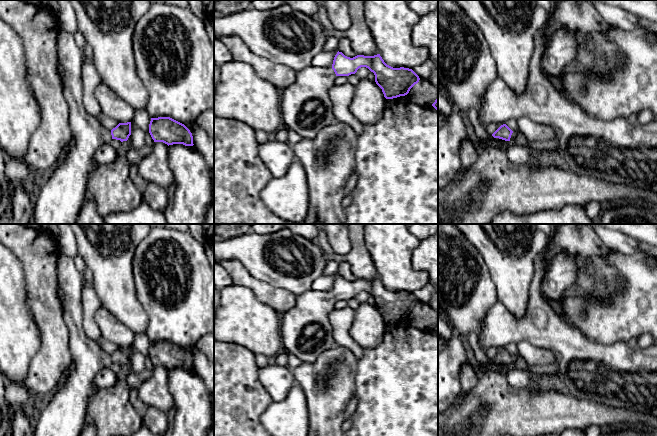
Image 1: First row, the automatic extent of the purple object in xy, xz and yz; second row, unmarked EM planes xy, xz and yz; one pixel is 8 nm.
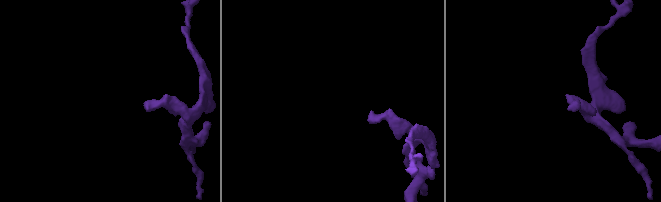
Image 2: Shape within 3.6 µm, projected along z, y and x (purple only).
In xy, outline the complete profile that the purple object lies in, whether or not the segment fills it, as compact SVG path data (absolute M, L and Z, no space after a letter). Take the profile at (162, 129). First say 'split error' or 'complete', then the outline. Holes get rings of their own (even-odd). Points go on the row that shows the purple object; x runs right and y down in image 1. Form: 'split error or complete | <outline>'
complete | M170 117L151 118L149 133L154 142L163 142L168 146L173 144L194 145L190 130Z

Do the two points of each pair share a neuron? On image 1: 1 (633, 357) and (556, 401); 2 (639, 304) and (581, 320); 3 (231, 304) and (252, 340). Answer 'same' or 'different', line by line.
1: different
2: same
3: same

